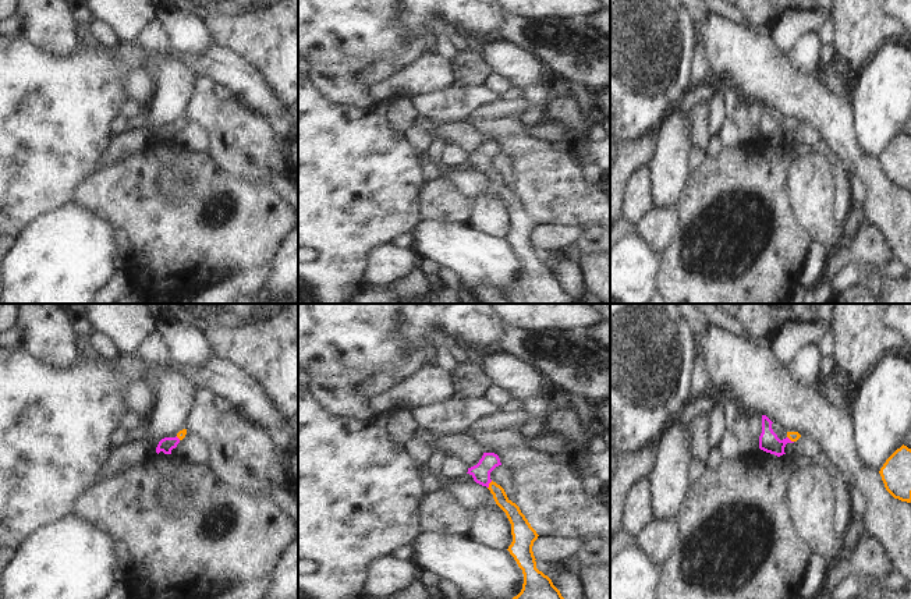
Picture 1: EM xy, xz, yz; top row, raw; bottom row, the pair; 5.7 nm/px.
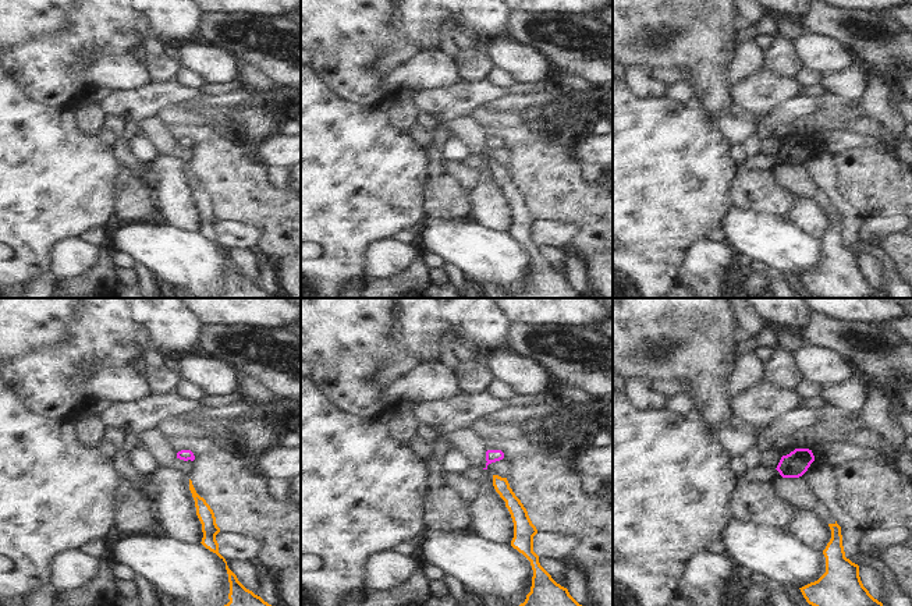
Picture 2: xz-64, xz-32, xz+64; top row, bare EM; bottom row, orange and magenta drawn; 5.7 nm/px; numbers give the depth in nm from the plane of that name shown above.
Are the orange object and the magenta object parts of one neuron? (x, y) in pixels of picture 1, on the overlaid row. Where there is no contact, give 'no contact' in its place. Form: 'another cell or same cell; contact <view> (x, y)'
same cell; contact xz (489, 485)

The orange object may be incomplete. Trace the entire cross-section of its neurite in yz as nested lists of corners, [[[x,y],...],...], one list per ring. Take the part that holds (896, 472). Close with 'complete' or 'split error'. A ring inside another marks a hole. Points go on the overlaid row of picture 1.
[[[901,446],[879,471],[886,490],[901,501],[911,503],[911,449]]]; complete

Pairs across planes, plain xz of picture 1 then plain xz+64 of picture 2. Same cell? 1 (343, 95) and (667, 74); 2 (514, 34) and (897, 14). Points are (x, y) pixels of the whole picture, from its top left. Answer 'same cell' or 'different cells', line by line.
1: different cells
2: different cells

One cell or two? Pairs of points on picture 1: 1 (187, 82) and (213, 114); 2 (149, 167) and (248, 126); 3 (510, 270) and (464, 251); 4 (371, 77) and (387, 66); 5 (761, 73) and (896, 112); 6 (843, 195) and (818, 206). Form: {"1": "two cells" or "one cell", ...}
{"1": "two cells", "2": "two cells", "3": "one cell", "4": "one cell", "5": "two cells", "6": "two cells"}

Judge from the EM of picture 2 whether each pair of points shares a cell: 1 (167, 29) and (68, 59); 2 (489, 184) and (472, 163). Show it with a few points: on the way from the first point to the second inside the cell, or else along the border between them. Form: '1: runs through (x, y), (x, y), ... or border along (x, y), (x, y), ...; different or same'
1: runs through (142, 28), (98, 28), (92, 34); same
2: runs through (486, 179), (478, 167); same

